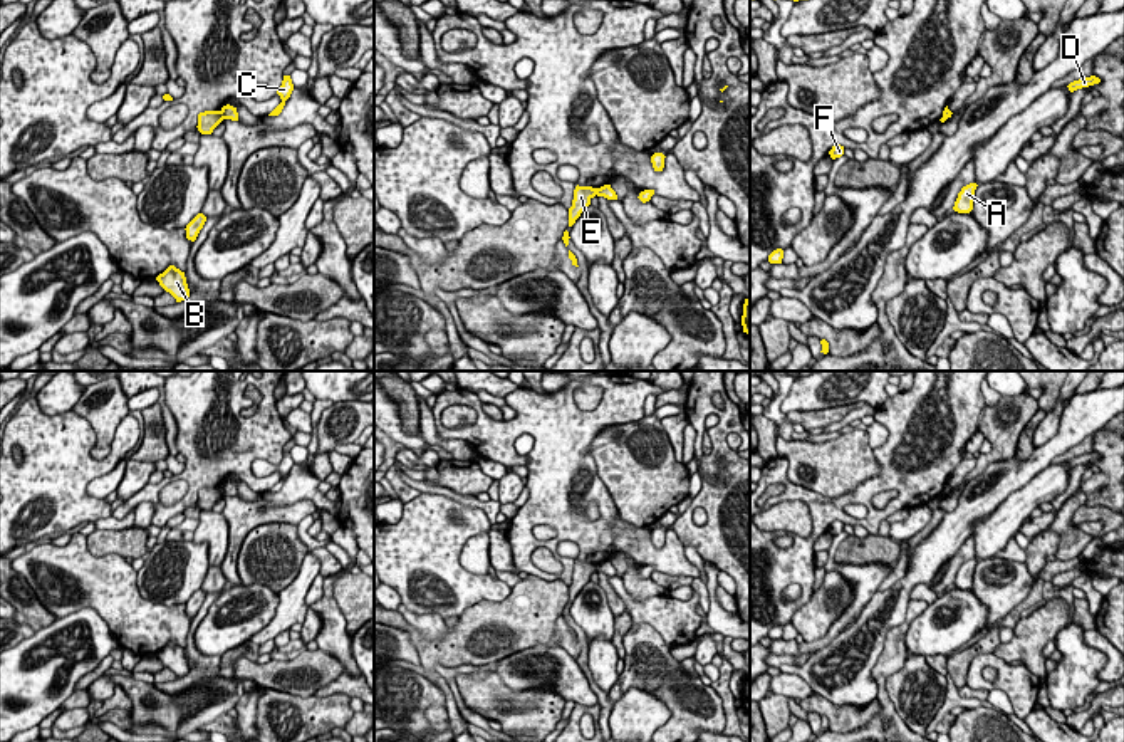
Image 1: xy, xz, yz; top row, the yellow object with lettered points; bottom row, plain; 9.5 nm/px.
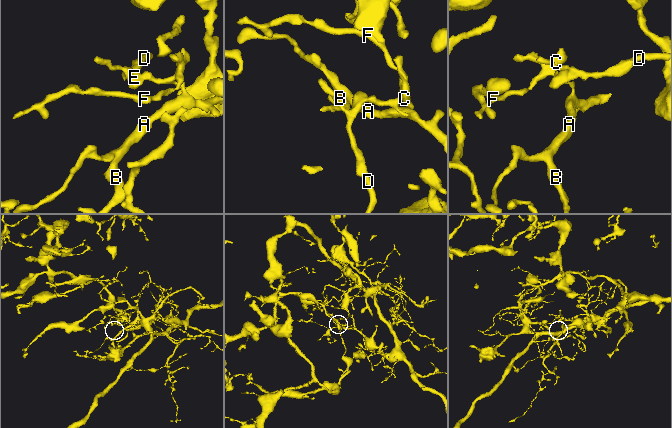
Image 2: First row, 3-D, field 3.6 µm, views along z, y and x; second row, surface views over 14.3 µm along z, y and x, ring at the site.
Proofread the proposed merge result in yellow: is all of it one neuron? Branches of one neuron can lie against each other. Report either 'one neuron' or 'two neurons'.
two neurons

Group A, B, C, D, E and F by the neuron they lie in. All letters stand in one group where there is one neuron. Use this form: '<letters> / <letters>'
A B C F / D E

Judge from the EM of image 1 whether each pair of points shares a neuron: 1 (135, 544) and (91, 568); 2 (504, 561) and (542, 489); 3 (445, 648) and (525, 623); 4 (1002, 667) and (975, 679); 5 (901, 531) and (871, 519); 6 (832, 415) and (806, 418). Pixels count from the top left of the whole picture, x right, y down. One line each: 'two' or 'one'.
1: two
2: two
3: one
4: one
5: two
6: one

